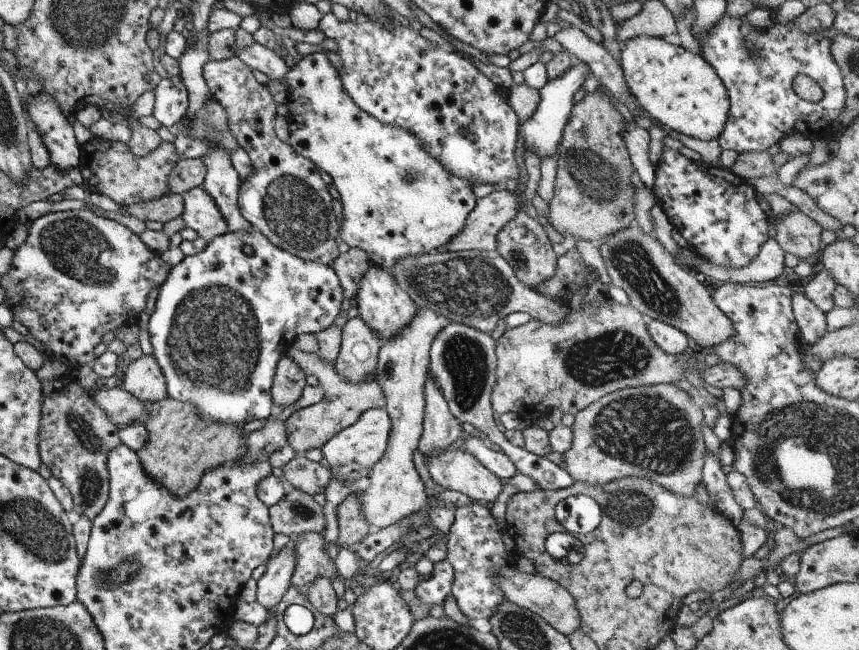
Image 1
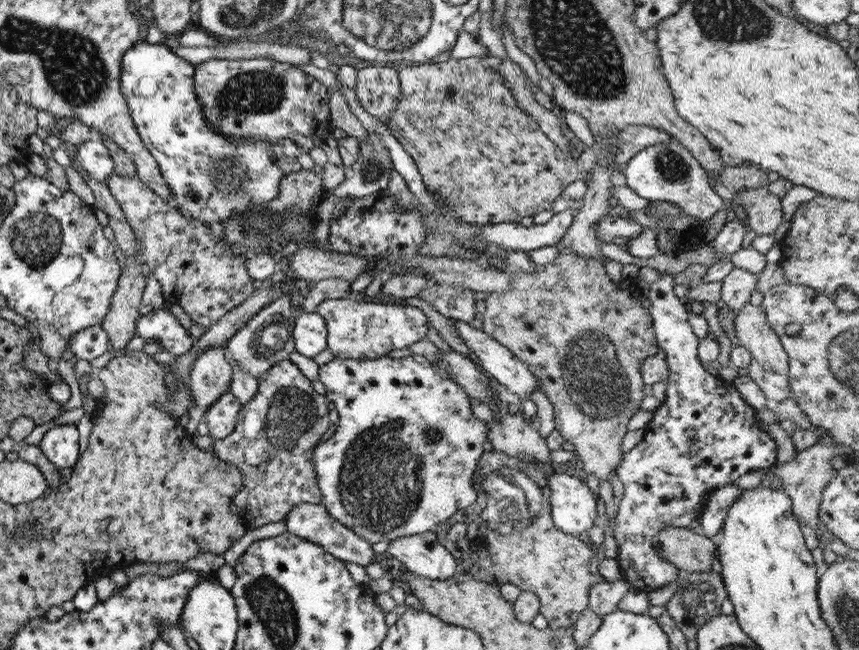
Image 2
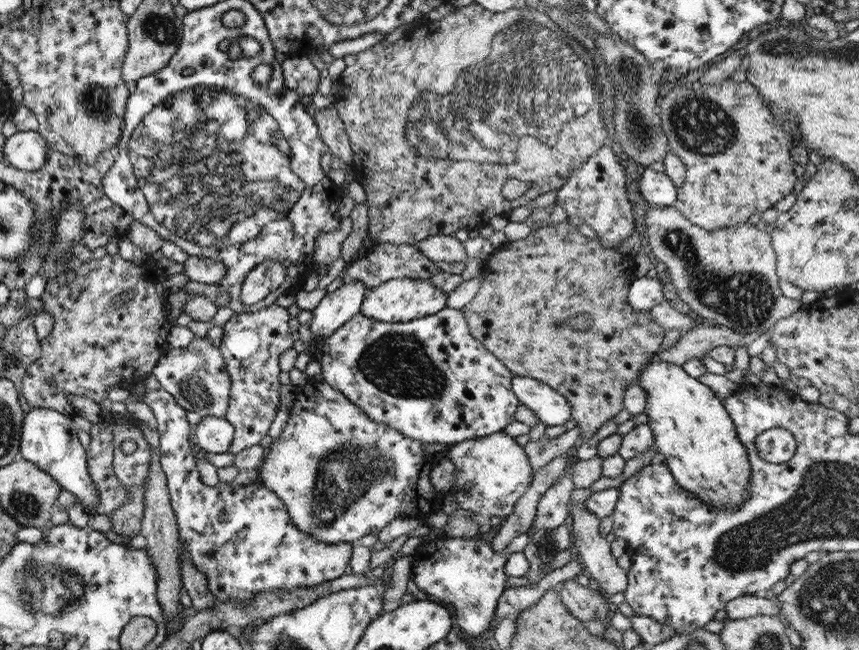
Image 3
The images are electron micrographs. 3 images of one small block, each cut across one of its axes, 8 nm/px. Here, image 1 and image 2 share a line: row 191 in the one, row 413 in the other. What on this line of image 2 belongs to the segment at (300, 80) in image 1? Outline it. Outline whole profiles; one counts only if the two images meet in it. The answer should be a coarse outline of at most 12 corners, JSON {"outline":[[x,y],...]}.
{"outline":[[419,355],[319,367],[327,514],[373,544],[477,498],[487,423]]}

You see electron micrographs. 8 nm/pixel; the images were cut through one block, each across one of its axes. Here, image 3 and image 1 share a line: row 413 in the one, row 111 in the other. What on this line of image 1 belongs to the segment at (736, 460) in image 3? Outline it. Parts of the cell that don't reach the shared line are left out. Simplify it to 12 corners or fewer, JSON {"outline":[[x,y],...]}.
{"outline":[[681,45],[618,46],[626,87],[648,115],[690,138],[721,134],[717,73]]}

